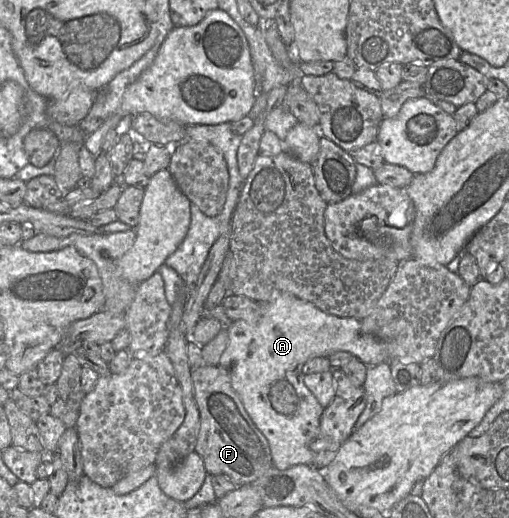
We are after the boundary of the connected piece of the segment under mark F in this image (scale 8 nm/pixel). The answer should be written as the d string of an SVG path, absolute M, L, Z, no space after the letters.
M203 365L192 370L191 378L193 397L199 411L199 429L194 452L202 458L208 474L225 475L236 487L253 483L273 466L272 457L266 438L252 422L241 399L231 387L229 371L219 366Z

